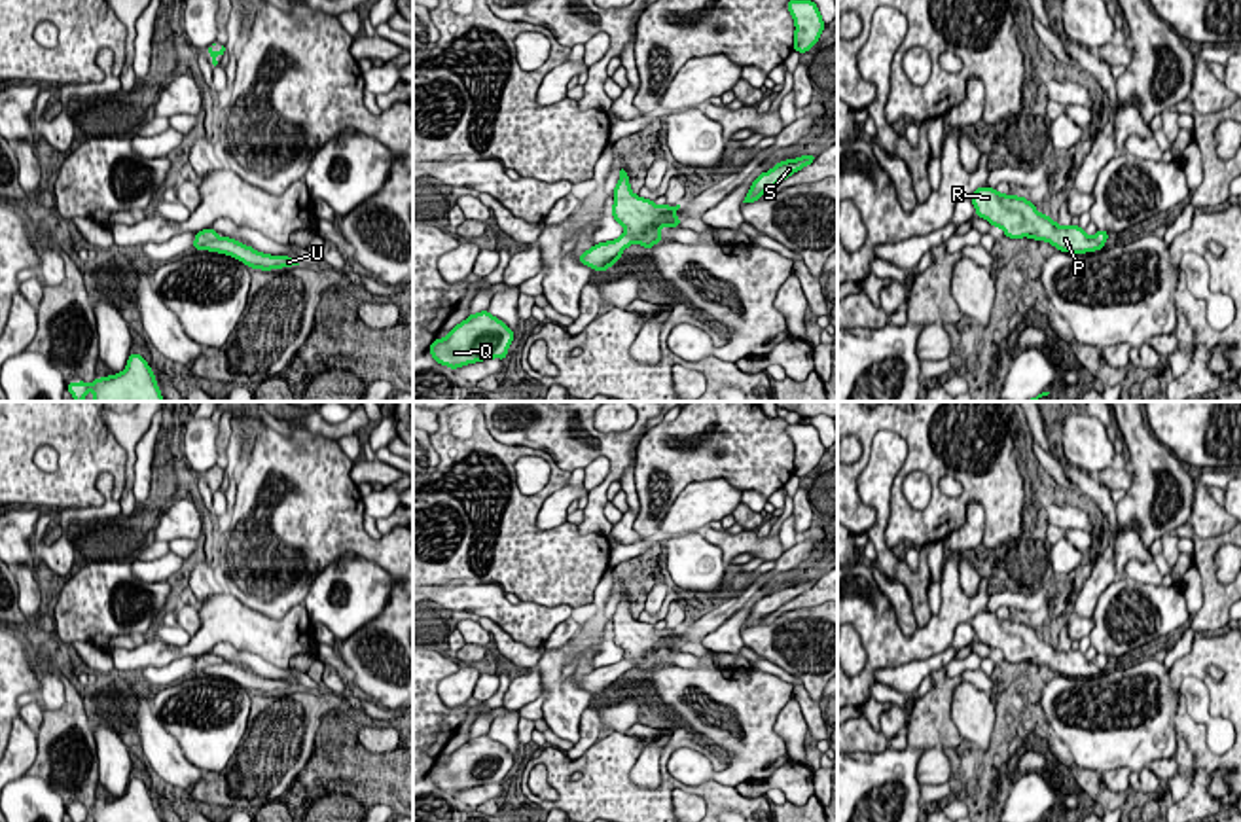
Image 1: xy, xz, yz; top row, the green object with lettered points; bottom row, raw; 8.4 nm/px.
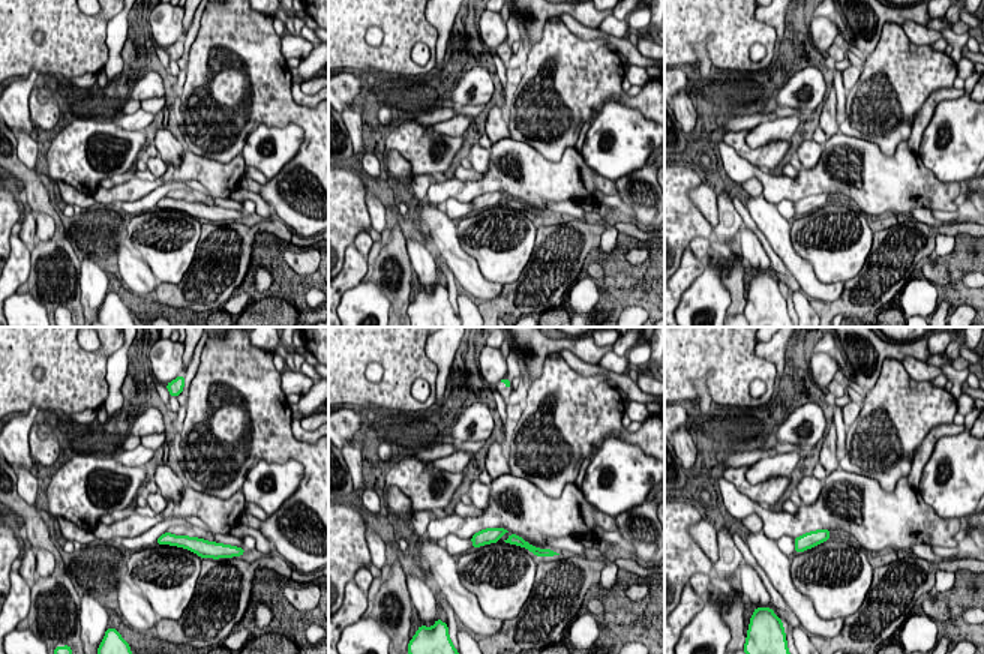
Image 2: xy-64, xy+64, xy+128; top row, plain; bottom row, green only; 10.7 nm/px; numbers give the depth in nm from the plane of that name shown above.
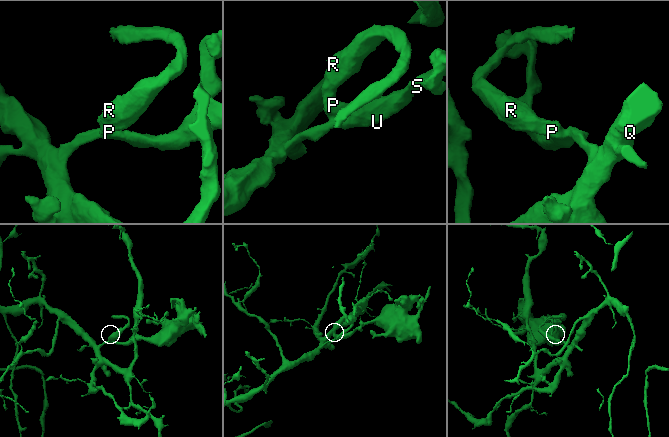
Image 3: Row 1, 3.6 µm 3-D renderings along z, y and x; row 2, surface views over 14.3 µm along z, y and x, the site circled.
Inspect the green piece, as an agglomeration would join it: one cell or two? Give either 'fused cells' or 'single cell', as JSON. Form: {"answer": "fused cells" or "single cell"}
{"answer": "fused cells"}

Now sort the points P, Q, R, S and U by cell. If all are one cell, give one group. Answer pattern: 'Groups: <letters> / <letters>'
Groups: P R S U / Q

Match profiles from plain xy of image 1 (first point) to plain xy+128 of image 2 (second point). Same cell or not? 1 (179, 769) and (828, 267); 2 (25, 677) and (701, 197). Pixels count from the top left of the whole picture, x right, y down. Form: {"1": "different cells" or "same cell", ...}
{"1": "different cells", "2": "different cells"}

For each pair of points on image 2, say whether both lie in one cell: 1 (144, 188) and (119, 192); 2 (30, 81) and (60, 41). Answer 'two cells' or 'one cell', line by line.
1: one cell
2: two cells

